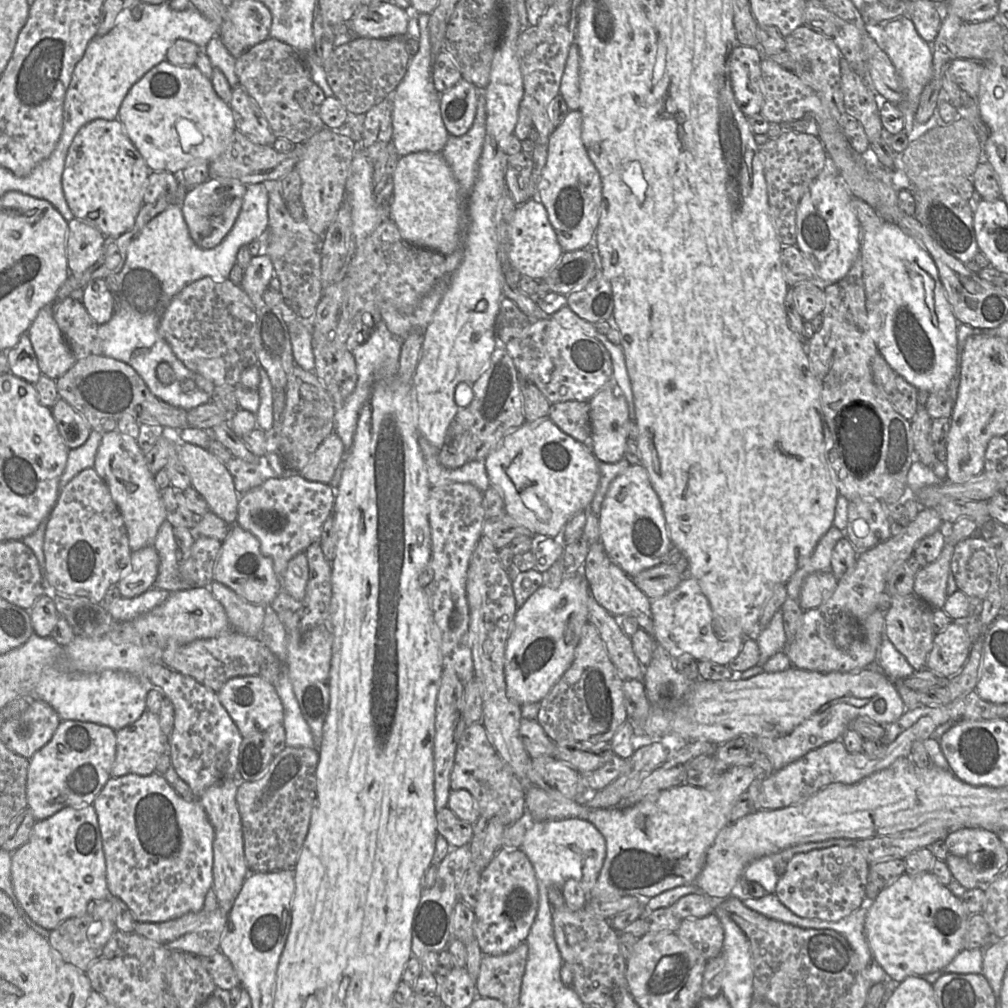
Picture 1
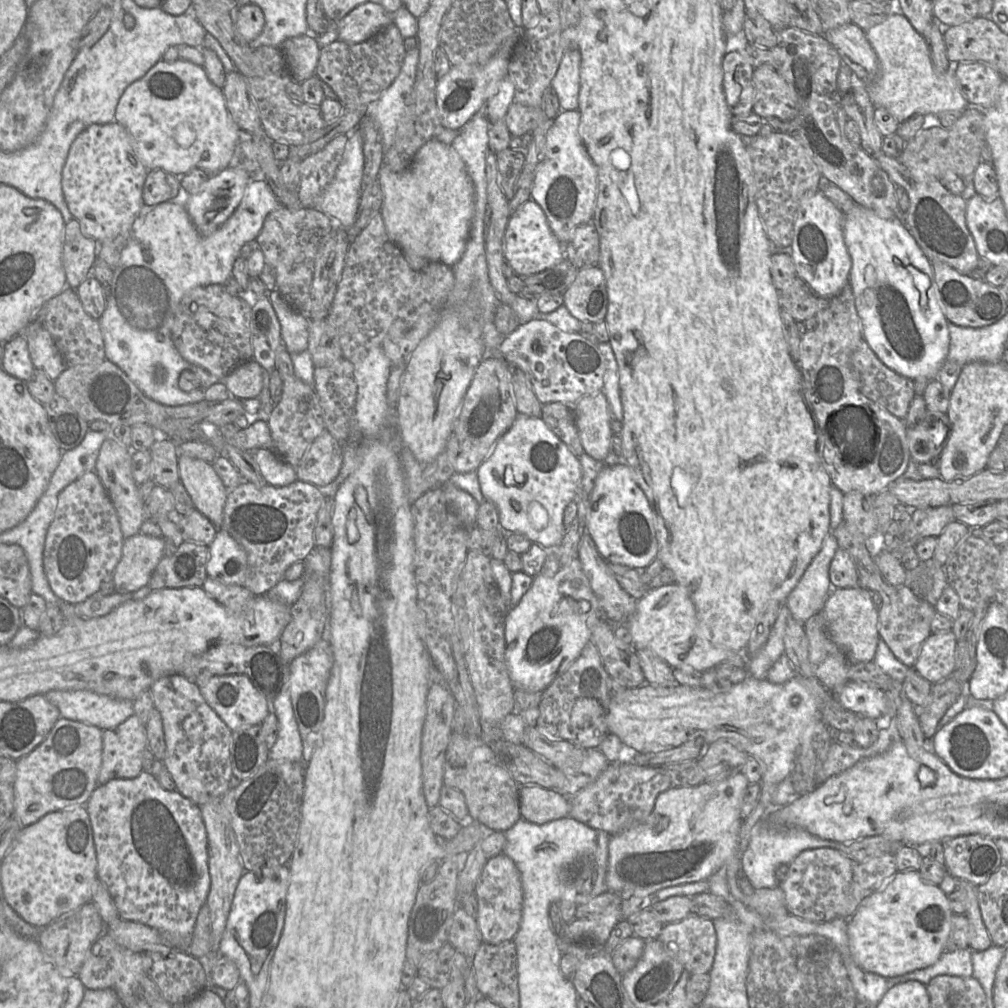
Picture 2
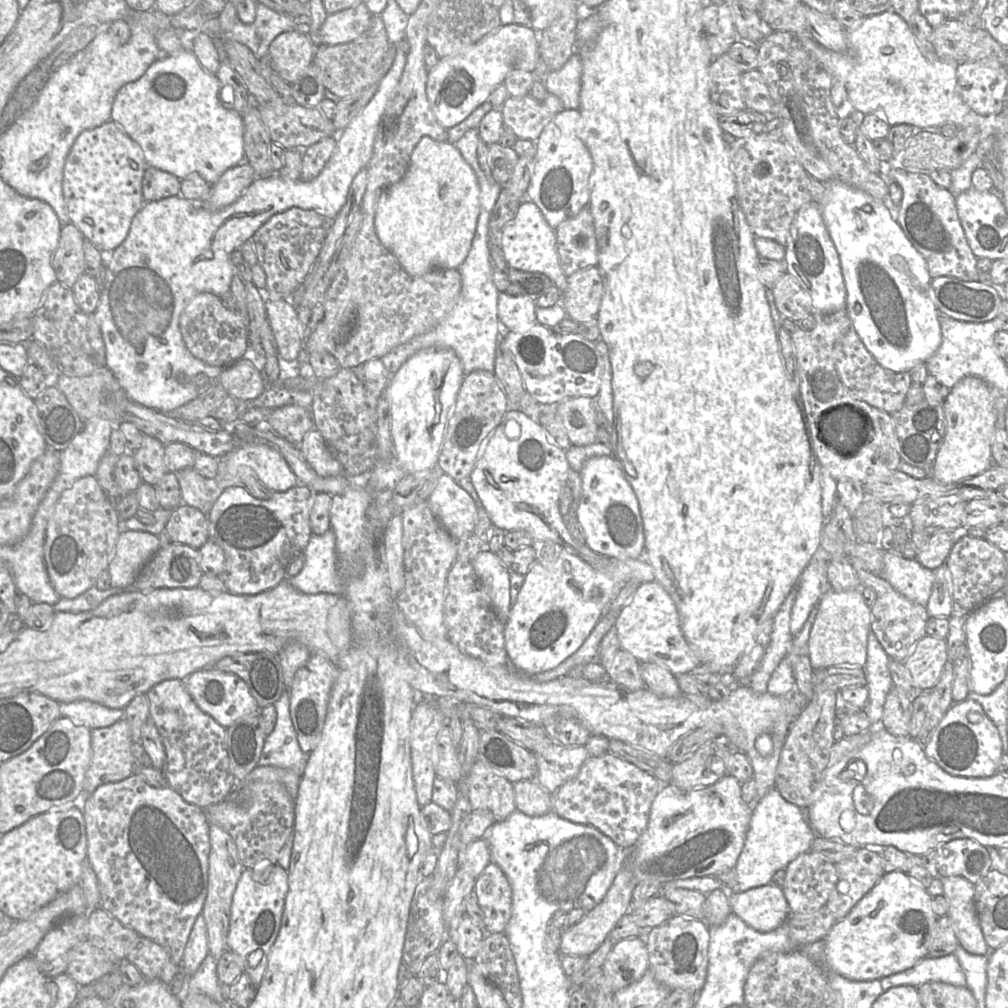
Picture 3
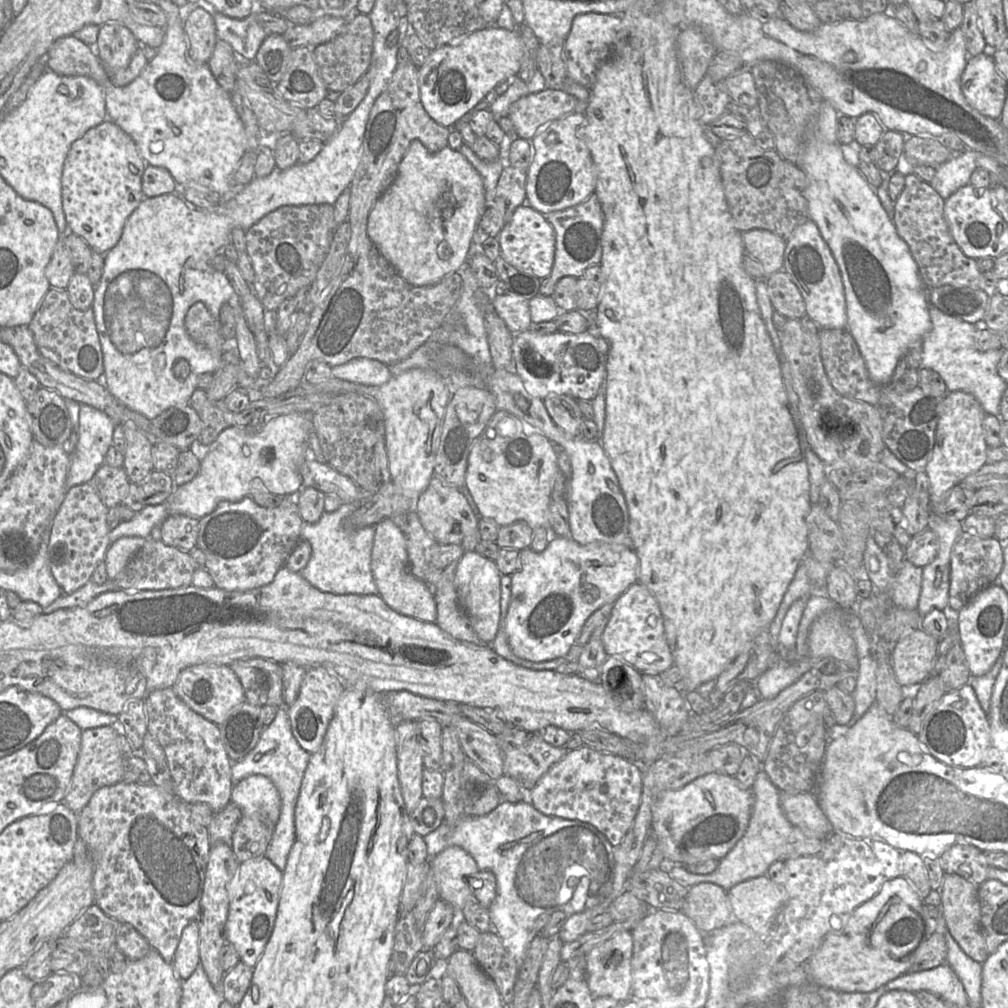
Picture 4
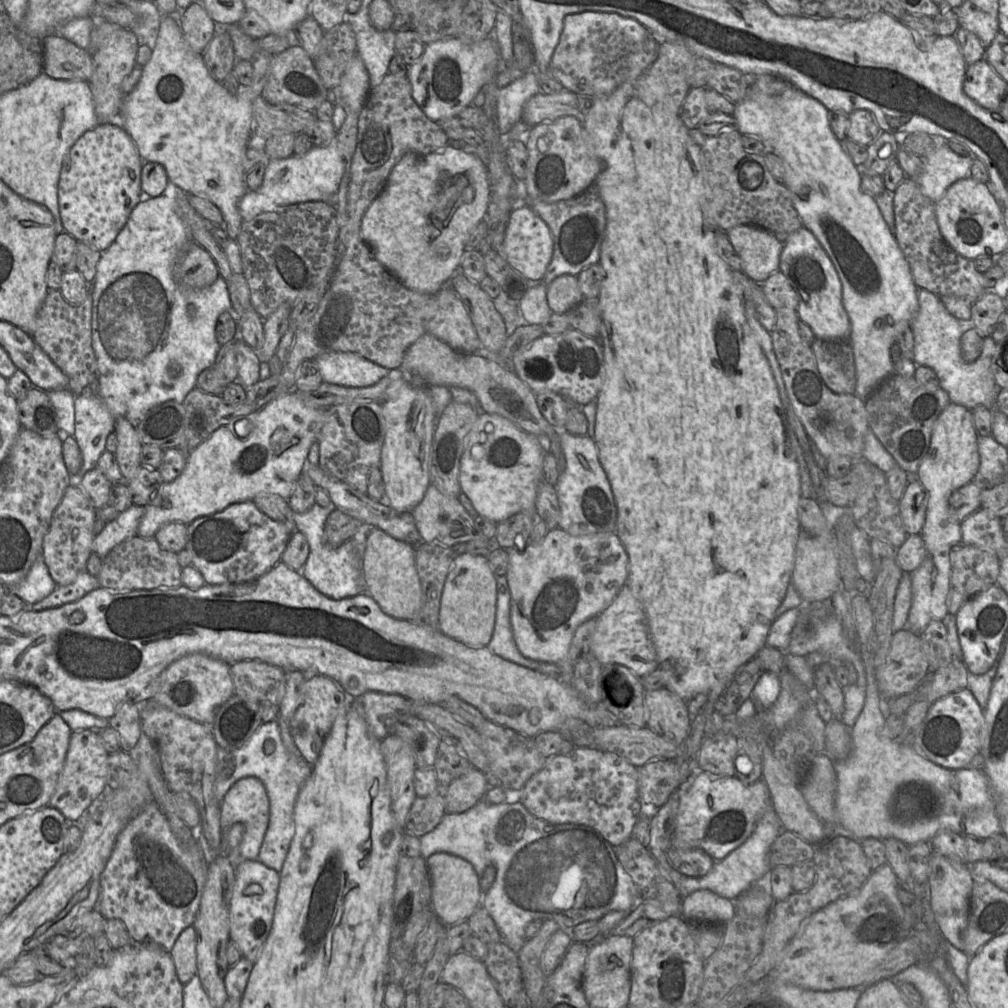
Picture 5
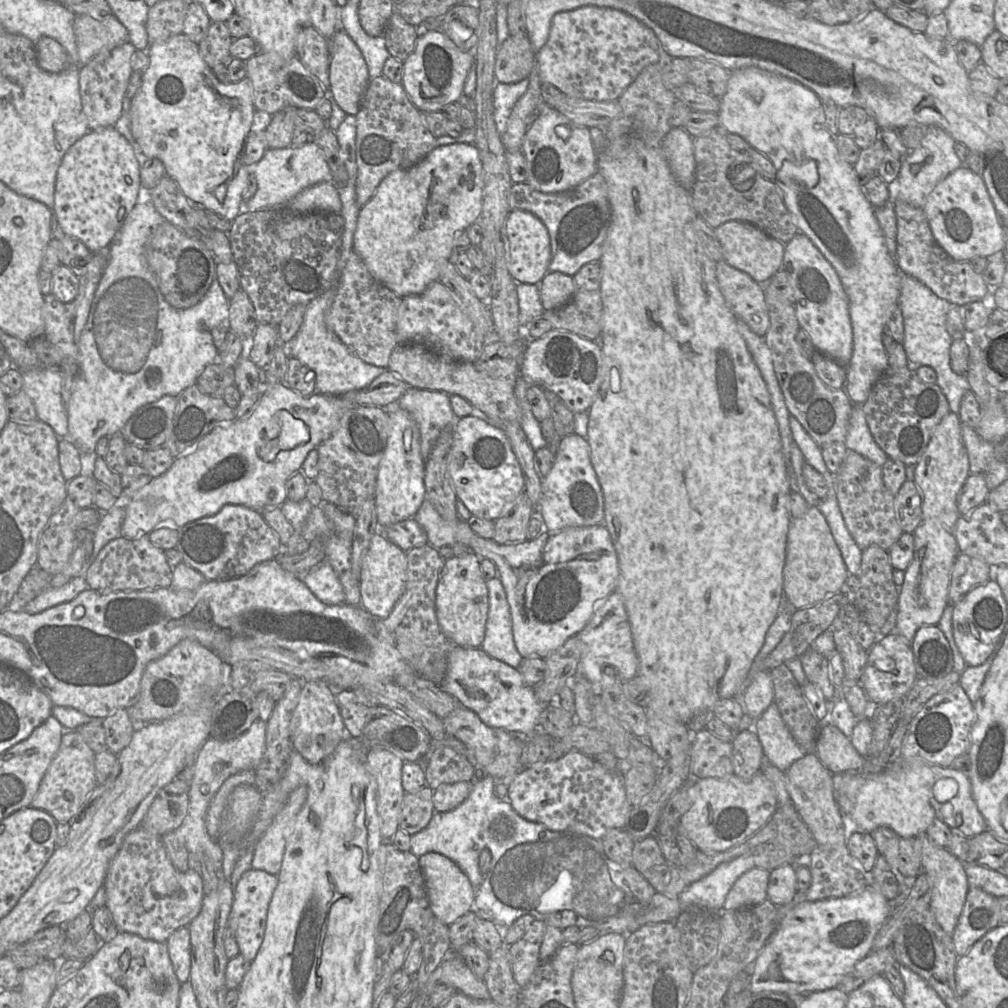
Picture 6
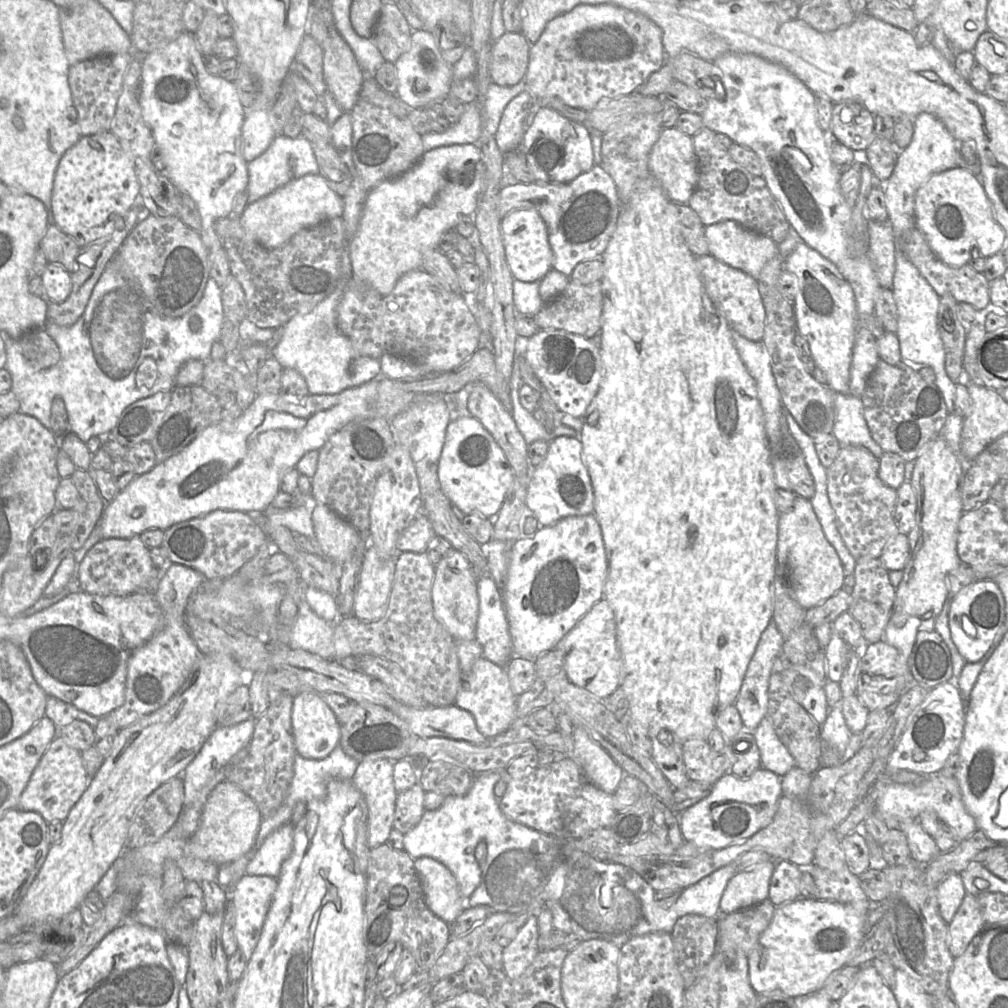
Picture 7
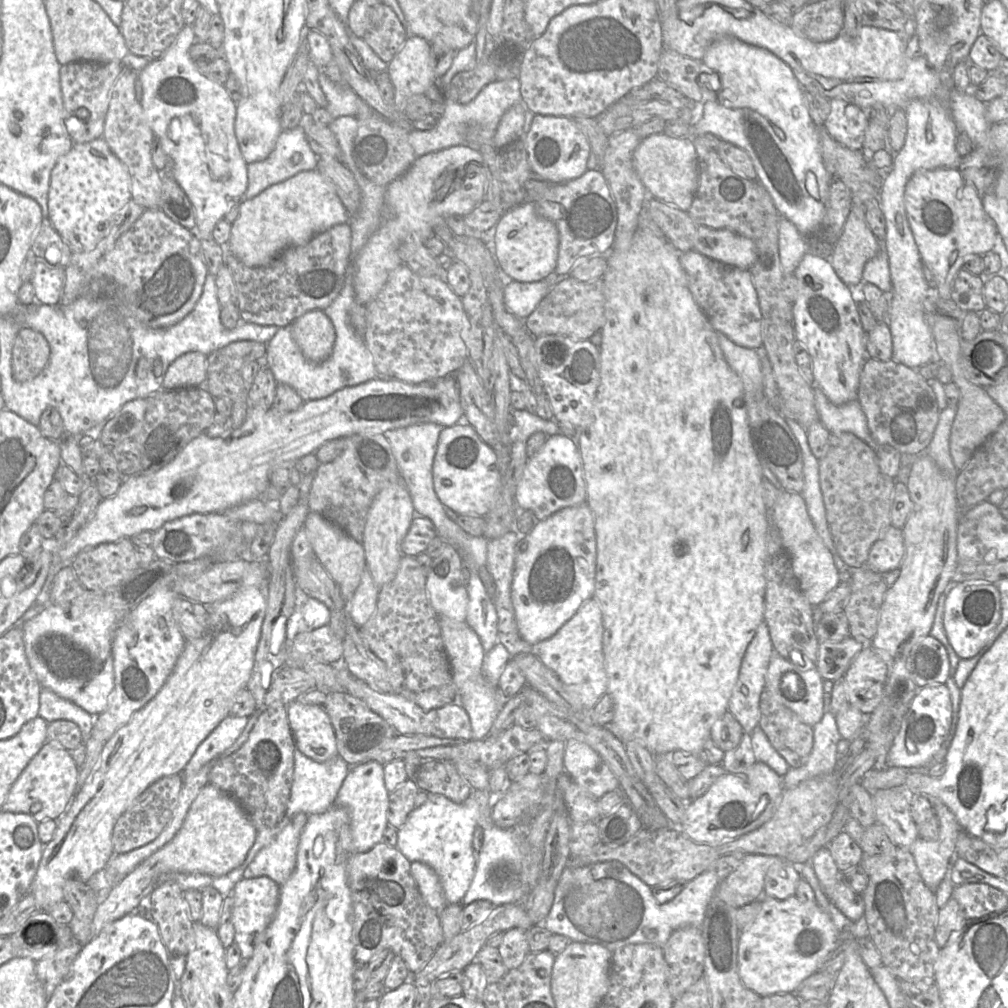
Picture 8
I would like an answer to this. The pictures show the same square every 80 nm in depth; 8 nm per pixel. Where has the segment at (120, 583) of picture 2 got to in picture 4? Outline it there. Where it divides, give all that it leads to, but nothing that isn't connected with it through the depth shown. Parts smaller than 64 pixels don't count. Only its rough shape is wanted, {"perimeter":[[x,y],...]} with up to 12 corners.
{"perimeter":[[126,536],[104,560],[109,580],[121,574],[145,541]]}

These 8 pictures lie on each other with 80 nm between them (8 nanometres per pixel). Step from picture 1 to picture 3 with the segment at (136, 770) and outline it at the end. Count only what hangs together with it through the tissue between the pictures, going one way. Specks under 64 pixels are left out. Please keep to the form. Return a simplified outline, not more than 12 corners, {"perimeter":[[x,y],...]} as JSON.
{"perimeter":[[125,718],[91,730],[83,798],[135,773]]}

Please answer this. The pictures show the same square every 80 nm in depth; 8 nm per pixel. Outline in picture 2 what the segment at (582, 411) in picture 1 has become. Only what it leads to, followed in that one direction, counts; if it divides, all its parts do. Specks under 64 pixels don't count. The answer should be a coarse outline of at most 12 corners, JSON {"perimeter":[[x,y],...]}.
{"perimeter":[[544,404],[540,418],[575,456],[585,453],[572,405]]}

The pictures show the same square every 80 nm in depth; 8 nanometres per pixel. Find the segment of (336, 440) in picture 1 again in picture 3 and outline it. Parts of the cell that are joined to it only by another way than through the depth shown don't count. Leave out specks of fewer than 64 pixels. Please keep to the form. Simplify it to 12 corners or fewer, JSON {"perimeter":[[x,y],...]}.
{"perimeter":[[320,432],[300,444],[308,465],[321,477],[342,474],[340,462]]}

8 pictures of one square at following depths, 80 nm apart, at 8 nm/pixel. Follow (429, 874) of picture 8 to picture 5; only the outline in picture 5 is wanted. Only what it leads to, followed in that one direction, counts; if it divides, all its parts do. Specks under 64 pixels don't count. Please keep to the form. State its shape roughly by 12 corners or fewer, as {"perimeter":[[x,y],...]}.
{"perimeter":[[446,852],[426,859],[431,908],[445,925],[481,905],[479,877]]}

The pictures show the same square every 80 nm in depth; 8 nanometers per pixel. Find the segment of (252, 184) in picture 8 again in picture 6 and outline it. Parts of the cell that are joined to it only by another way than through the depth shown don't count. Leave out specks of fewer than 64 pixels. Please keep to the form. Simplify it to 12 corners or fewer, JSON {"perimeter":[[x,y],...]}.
{"perimeter":[[313,141],[268,148],[248,168],[258,185],[242,211],[283,207],[333,182]]}

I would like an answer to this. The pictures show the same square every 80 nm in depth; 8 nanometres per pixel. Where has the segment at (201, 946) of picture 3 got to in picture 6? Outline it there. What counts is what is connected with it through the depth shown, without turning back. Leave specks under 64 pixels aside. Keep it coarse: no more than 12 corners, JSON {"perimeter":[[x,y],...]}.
{"perimeter":[[189,927],[166,941],[174,972],[181,984],[191,972]]}

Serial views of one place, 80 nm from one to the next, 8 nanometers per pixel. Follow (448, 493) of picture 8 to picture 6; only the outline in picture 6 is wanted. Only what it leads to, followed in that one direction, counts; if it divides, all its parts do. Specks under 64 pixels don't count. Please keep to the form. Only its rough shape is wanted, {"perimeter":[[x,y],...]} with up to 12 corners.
{"perimeter":[[455,420],[448,472],[473,515],[497,520],[524,490],[506,434]]}

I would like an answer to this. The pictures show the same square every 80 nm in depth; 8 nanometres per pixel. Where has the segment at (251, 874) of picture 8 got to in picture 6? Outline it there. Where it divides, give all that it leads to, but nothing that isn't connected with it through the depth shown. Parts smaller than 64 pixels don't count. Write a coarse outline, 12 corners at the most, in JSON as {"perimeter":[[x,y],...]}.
{"perimeter":[[293,790],[254,847],[251,868],[278,875],[289,828],[307,798]]}

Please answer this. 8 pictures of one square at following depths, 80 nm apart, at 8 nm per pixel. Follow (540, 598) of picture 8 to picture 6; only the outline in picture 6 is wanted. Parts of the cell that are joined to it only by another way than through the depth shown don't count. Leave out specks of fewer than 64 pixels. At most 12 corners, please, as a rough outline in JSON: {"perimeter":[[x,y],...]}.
{"perimeter":[[426,498],[438,549],[496,564],[523,658],[544,659],[616,590],[605,524],[501,545]]}

